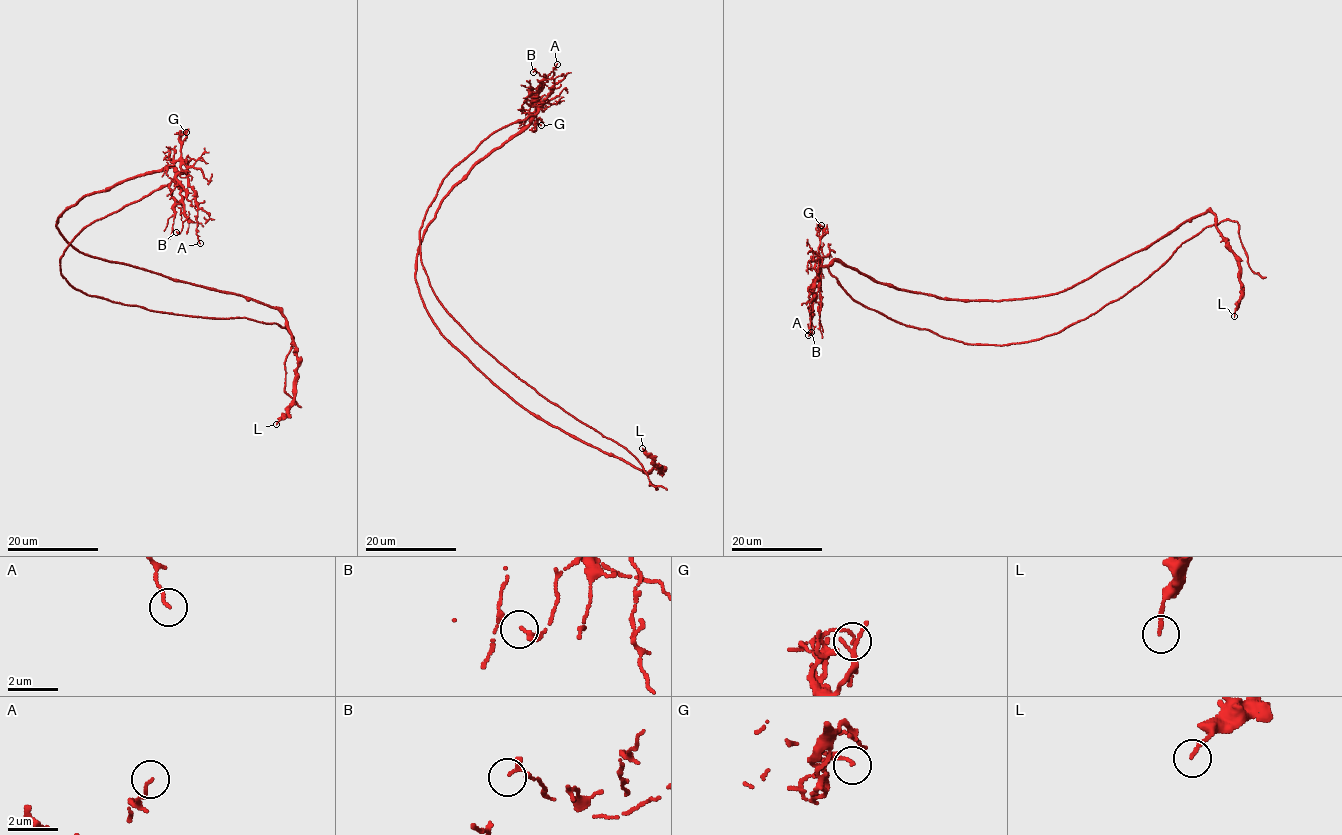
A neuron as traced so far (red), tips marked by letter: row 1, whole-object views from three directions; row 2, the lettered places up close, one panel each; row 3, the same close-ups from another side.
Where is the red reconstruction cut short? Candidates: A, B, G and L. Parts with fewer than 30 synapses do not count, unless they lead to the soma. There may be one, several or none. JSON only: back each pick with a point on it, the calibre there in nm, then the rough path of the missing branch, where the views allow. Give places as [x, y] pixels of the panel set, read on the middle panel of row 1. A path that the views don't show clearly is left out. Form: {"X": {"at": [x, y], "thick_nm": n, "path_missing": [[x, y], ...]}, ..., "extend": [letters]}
{"extend": []}

